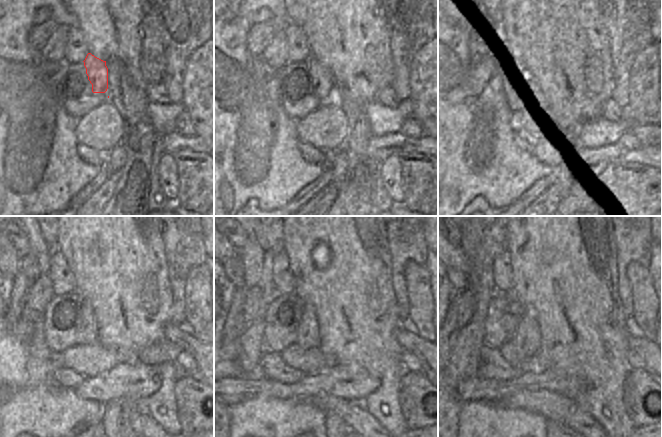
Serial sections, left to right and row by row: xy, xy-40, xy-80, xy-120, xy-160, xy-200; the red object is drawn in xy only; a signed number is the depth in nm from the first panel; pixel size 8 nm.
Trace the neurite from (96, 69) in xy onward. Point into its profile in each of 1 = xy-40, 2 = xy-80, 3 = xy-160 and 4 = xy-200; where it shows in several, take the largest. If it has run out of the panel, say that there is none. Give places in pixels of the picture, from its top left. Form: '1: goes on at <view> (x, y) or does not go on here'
1: goes on at xy-40 (322, 79)
2: goes on at xy-80 (540, 93)
3: goes on at xy-160 (307, 337)
4: goes on at xy-200 (526, 341)

